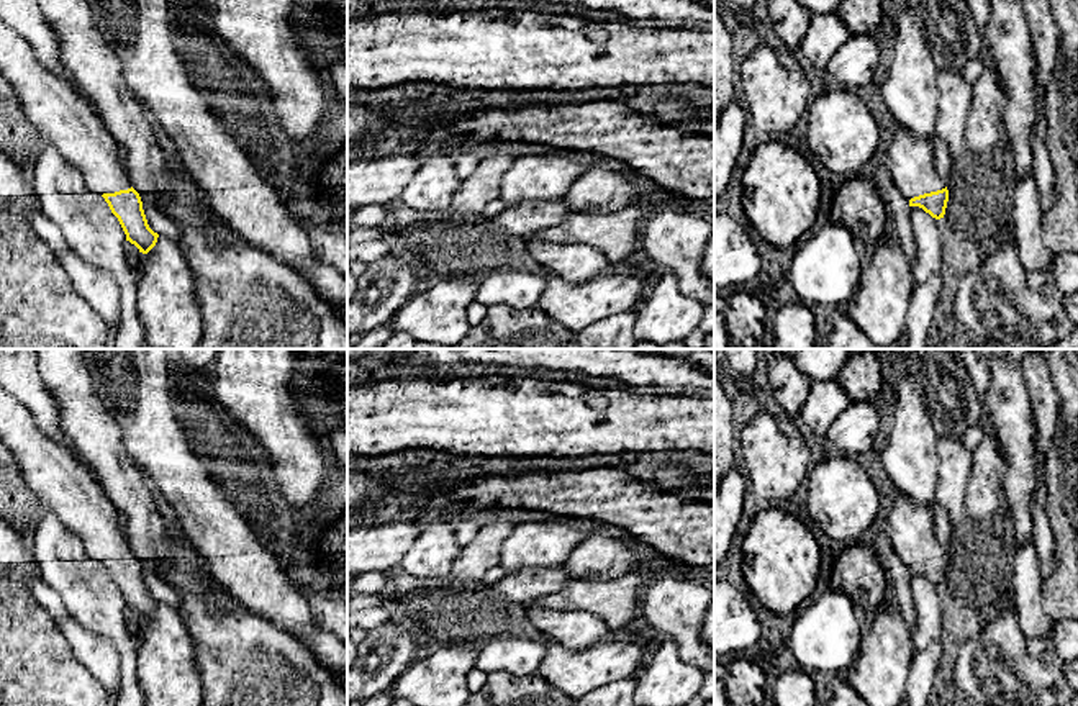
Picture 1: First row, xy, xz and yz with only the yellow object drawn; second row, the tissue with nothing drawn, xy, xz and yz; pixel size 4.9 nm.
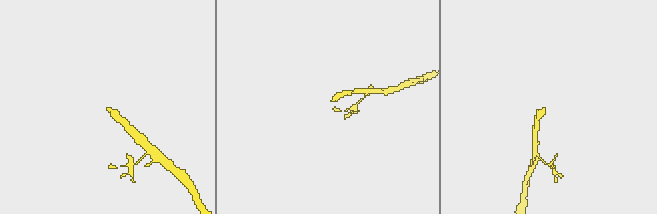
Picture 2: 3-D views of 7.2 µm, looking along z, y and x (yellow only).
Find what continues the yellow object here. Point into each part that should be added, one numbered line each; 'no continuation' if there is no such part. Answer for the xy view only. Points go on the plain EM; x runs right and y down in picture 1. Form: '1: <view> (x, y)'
1: xy (58, 479)

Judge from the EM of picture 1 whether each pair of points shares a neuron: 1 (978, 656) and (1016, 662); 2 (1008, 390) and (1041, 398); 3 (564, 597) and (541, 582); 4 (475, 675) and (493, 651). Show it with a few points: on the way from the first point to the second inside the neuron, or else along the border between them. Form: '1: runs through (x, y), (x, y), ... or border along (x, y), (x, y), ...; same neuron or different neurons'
1: runs through (988, 662), (1006, 662); same neuron
2: border along (1018, 366), (1034, 418); different neurons
3: border along (574, 579), (566, 587), (523, 605); different neurons
4: border along (477, 667), (487, 675); different neurons

